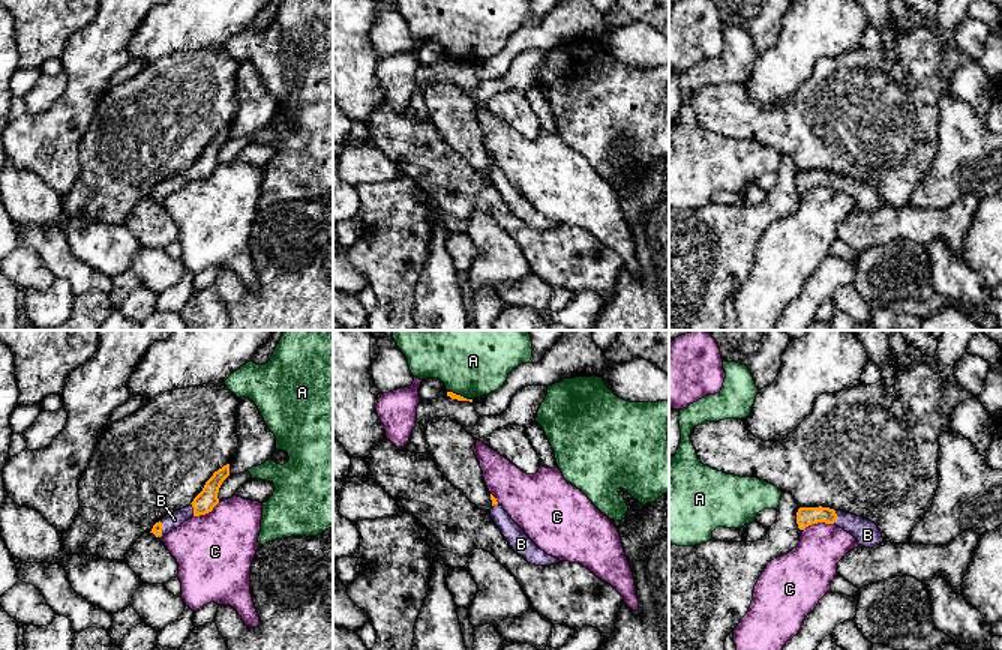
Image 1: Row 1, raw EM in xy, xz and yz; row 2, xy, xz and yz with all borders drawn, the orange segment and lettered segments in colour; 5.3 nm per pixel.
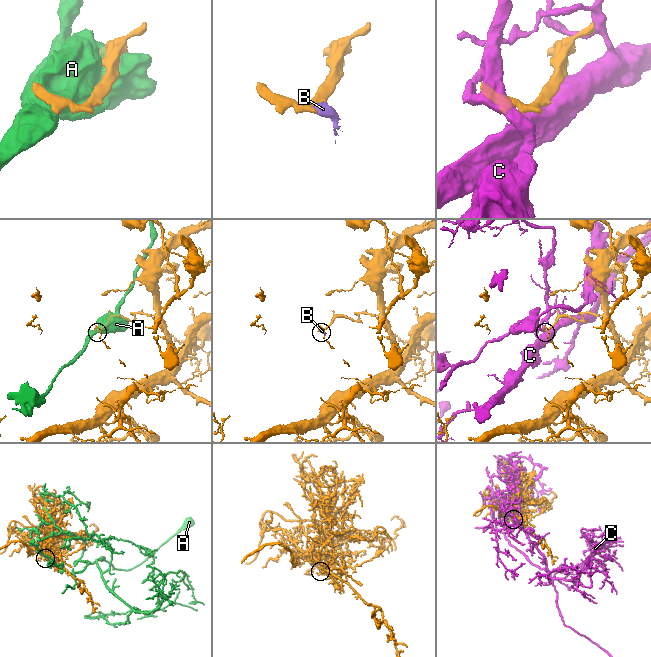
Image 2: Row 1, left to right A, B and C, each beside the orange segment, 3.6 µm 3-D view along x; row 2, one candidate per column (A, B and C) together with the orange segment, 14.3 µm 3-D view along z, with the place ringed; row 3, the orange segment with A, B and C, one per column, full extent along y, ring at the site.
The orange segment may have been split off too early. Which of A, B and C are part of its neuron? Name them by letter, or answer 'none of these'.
B

